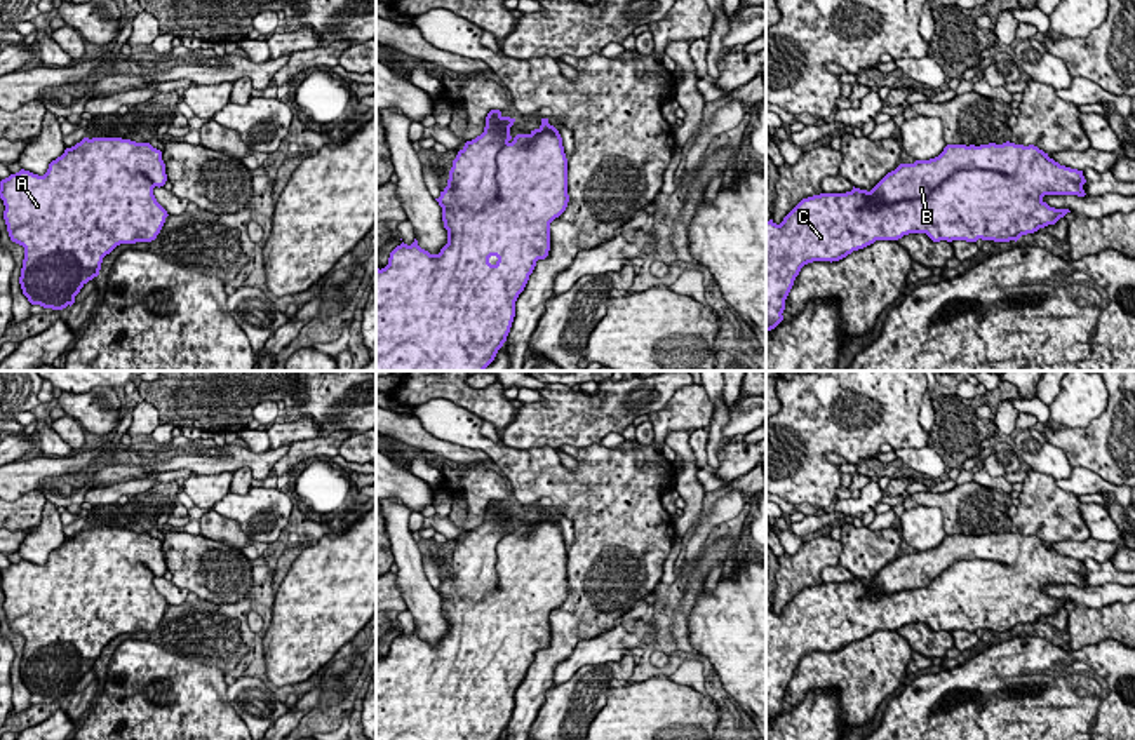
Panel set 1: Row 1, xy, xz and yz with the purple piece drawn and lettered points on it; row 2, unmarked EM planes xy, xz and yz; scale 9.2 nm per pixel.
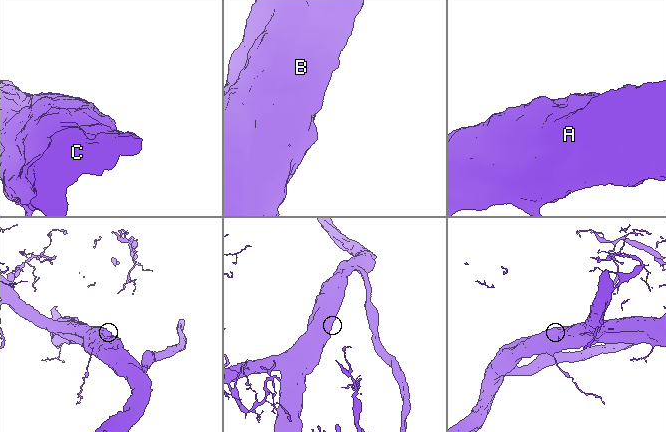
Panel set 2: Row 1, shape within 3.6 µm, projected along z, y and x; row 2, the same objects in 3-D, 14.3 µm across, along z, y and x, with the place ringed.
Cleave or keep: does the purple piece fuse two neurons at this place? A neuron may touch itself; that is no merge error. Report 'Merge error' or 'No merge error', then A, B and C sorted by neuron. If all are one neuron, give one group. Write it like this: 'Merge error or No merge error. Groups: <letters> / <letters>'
No merge error. Groups: A B C

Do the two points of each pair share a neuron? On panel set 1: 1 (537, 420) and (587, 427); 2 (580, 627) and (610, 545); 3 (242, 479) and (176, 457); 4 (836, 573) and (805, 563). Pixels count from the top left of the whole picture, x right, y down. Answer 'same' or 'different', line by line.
1: same
2: same
3: different
4: different

